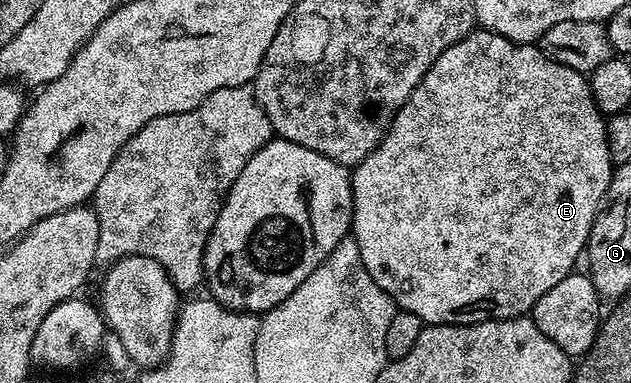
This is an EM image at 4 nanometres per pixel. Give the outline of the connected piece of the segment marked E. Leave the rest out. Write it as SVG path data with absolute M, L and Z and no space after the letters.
M474 29L465 39L450 45L450 49L446 49L446 53L442 53L442 57L438 57L438 61L434 61L434 65L430 65L426 77L422 77L422 81L416 86L414 93L404 102L404 106L396 112L392 123L388 126L388 132L384 135L383 141L351 172L352 229L350 235L351 238L358 241L358 253L362 253L362 265L366 265L366 273L370 273L370 277L374 277L376 284L396 302L399 310L414 313L426 325L435 325L437 323L481 323L487 319L518 319L527 316L531 312L532 307L538 301L538 297L542 297L542 293L550 293L550 289L554 289L554 285L558 285L558 281L562 281L562 277L573 274L575 267L572 266L575 265L576 258L579 255L581 258L585 254L588 238L596 220L596 214L600 211L600 205L604 202L604 195L607 193L608 186L612 180L613 170L614 164L608 148L606 119L594 105L594 97L585 72L575 71L566 65L554 62L550 57L546 57L546 53L540 50L539 46L530 43L515 43L493 31Z

